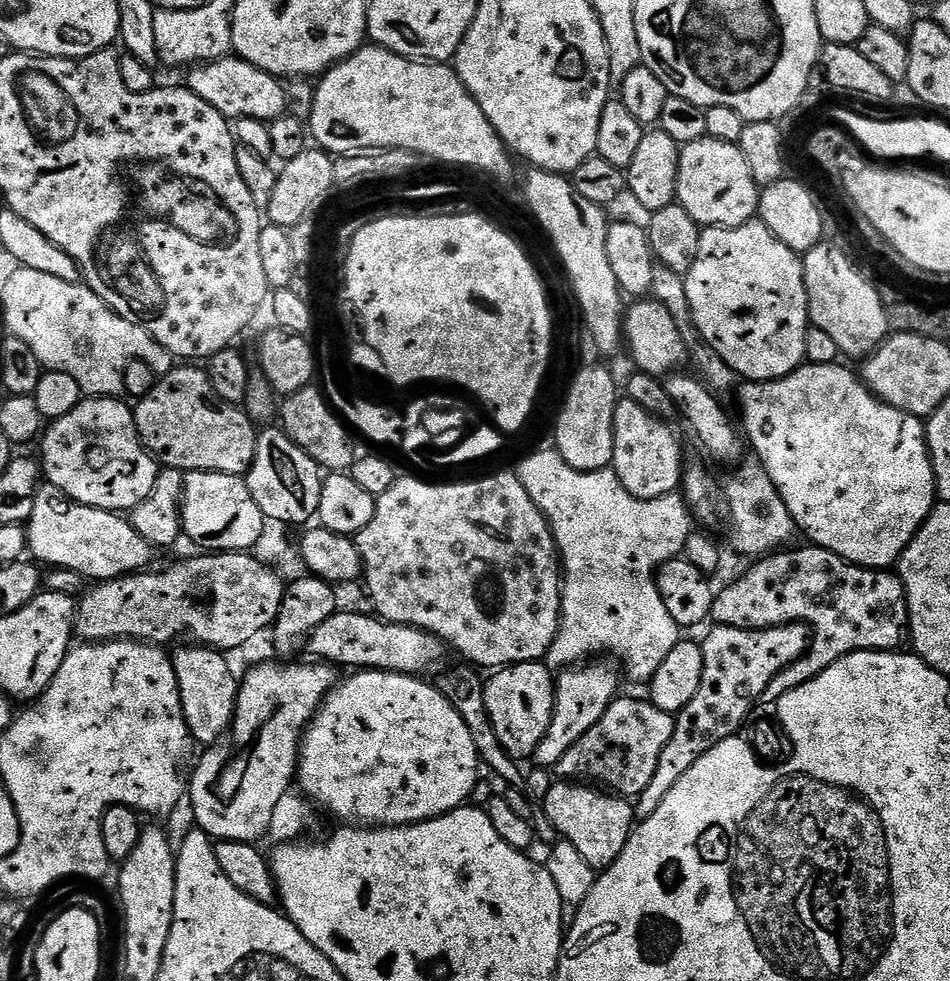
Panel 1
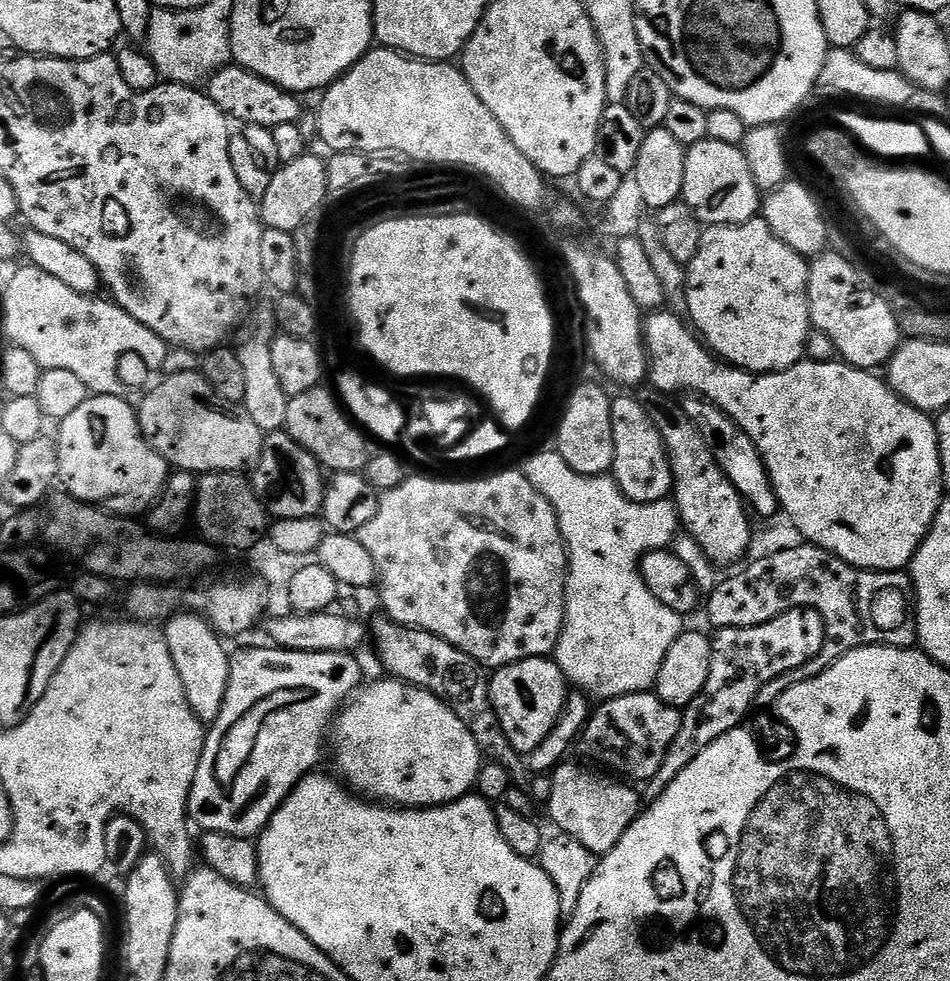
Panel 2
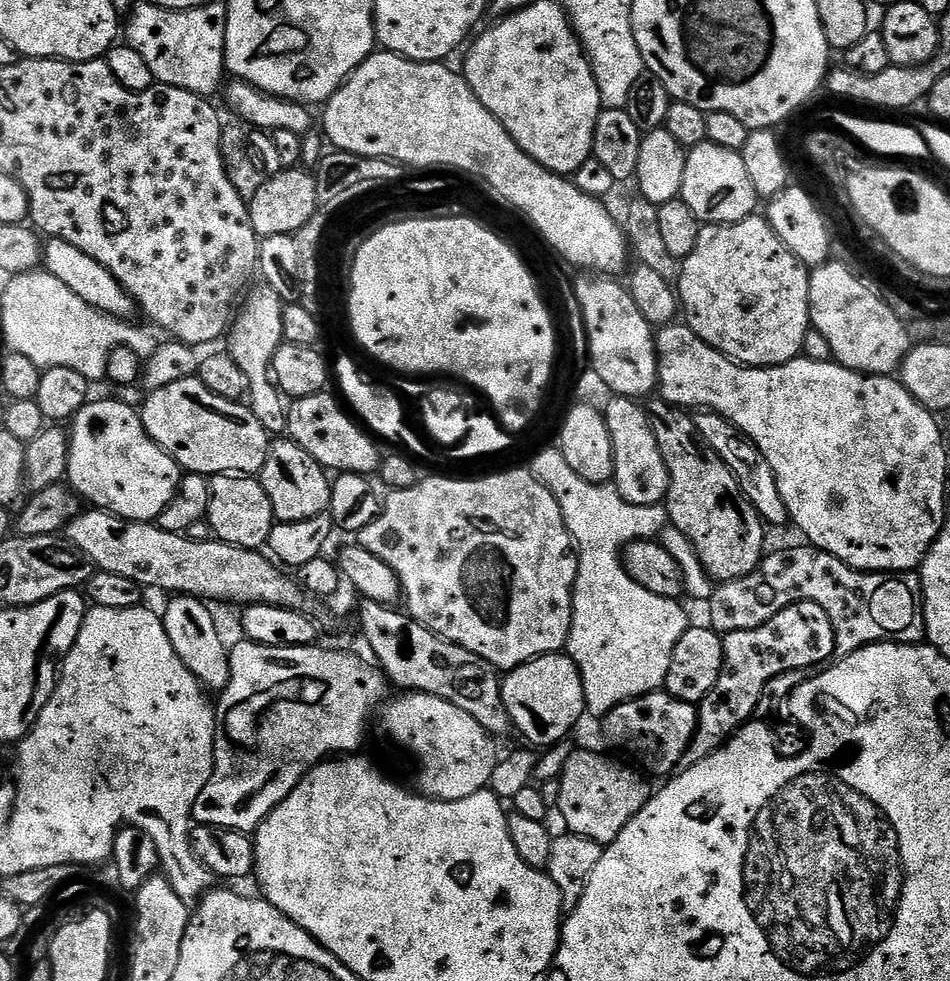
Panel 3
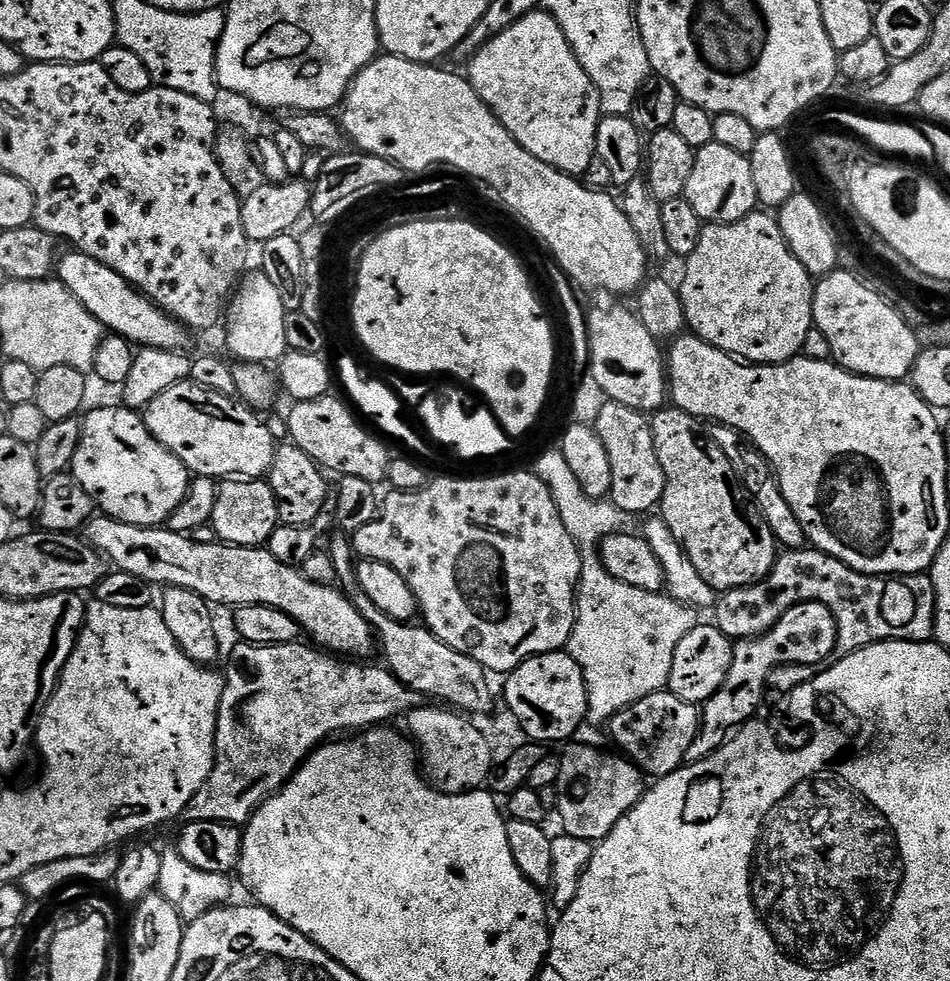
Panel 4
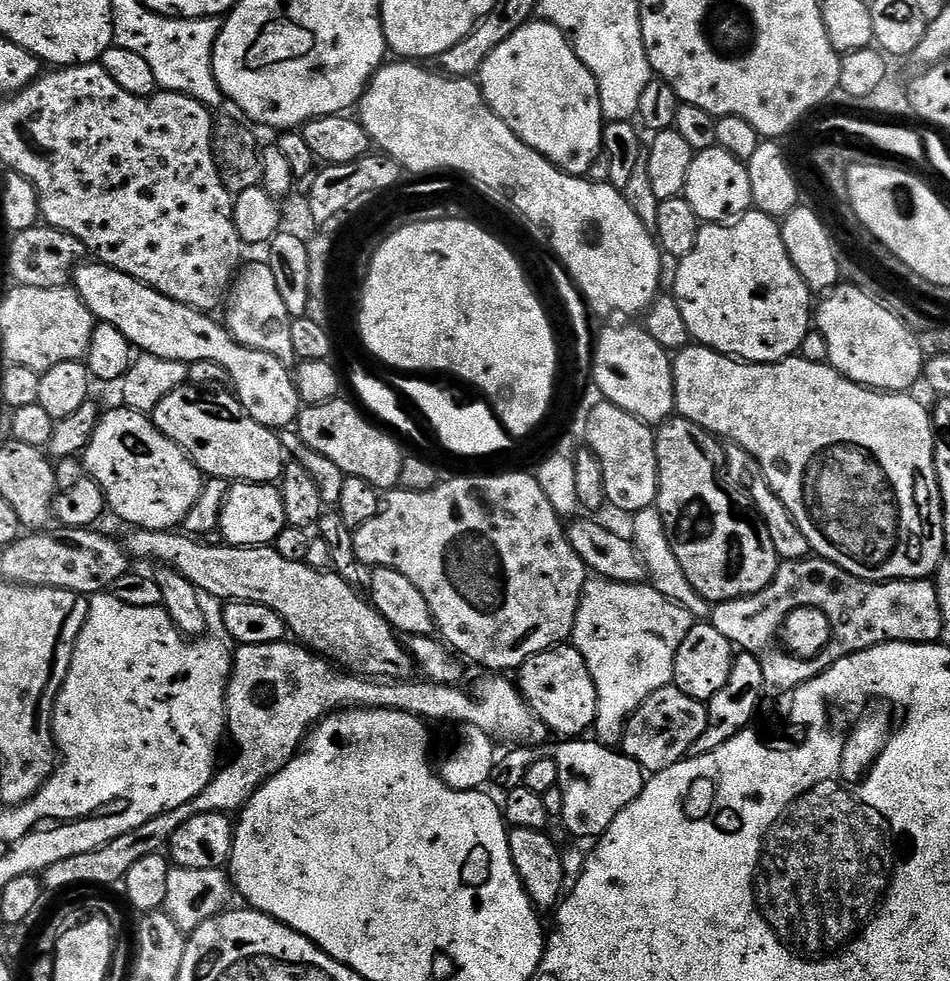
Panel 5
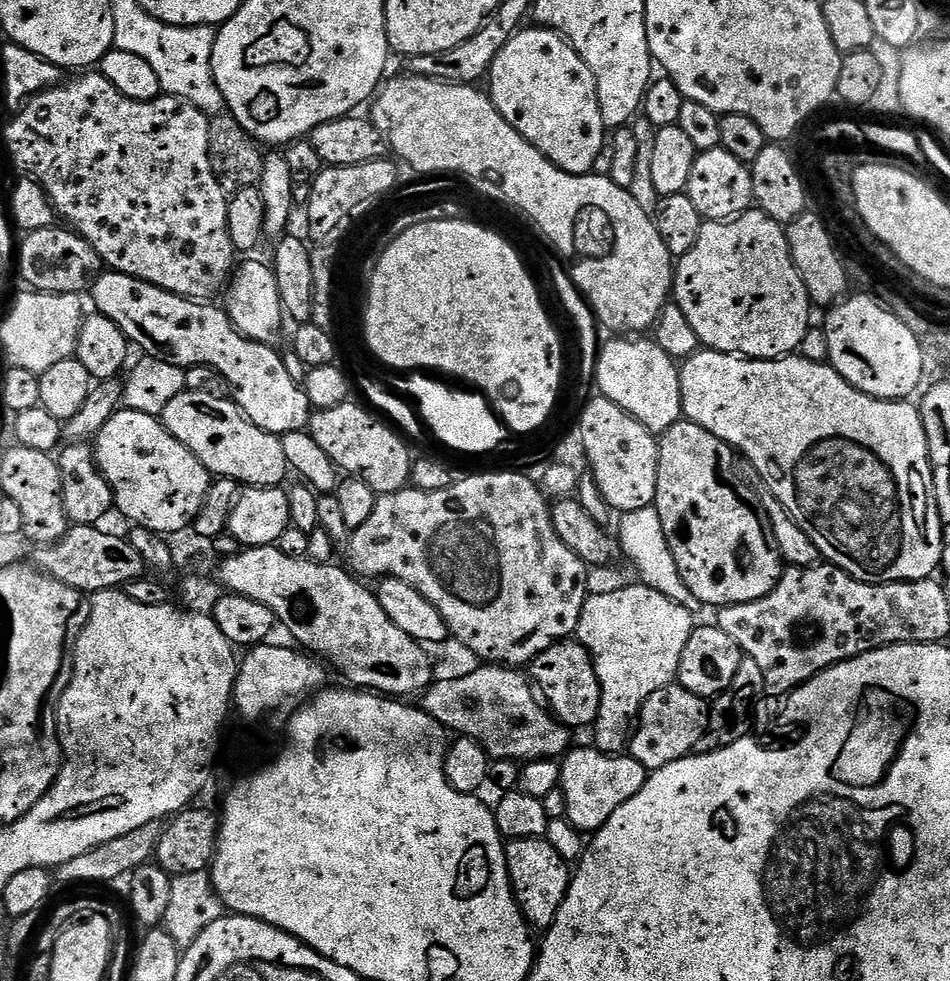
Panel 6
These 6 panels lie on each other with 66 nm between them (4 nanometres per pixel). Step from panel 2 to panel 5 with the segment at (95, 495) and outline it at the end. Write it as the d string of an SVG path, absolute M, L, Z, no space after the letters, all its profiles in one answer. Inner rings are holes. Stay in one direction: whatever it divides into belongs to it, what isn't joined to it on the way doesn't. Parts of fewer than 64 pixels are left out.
M118 406L113 412L105 411L98 426L82 453L84 469L98 482L104 495L104 503L109 513L113 512L120 520L132 524L133 529L145 532L167 532L181 527L190 514L190 506L198 502L205 477L196 463L184 453L166 434L157 430L156 425L145 413L132 408Z

